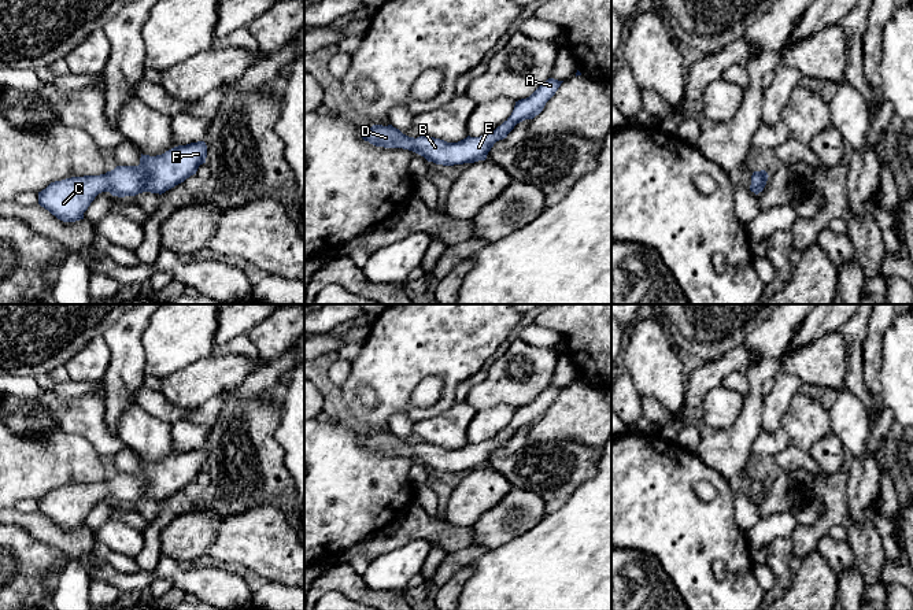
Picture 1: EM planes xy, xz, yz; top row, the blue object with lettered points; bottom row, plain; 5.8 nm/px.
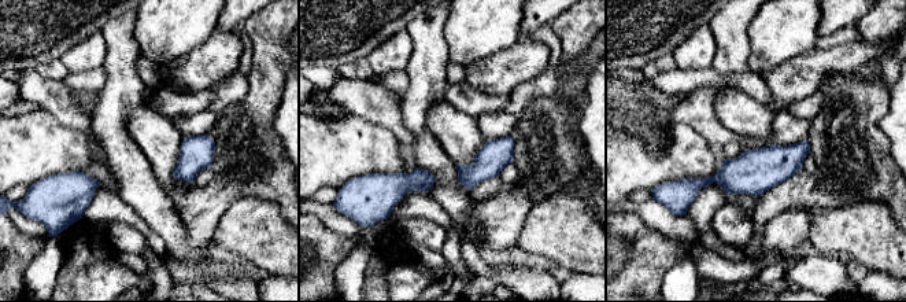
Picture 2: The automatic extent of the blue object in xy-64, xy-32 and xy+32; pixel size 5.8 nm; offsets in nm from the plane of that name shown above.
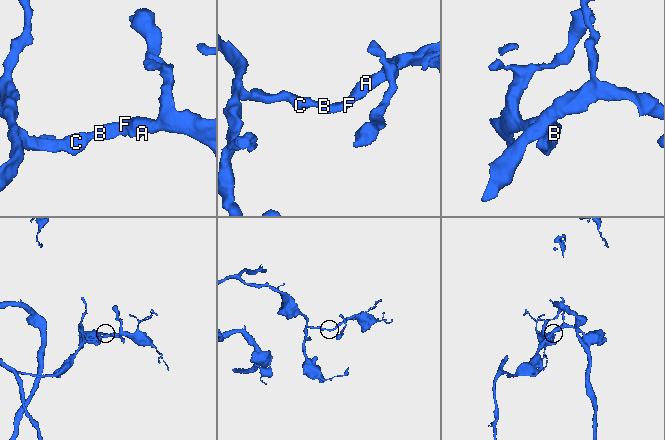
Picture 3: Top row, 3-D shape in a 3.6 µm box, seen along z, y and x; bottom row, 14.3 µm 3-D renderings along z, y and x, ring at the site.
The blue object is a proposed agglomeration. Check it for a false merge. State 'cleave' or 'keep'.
keep

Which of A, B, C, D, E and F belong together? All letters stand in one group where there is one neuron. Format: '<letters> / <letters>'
A B C D E F

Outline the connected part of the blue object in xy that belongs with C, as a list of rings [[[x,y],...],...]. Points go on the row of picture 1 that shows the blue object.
[[[204,141],[178,145],[156,156],[141,154],[138,166],[117,166],[106,174],[51,182],[38,192],[38,204],[63,222],[75,222],[84,219],[84,212],[101,192],[118,197],[143,192],[162,195],[196,174],[206,158]]]

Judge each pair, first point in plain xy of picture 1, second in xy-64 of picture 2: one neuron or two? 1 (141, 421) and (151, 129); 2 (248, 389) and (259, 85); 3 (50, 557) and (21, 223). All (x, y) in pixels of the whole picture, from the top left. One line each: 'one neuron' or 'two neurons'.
1: one neuron
2: two neurons
3: two neurons

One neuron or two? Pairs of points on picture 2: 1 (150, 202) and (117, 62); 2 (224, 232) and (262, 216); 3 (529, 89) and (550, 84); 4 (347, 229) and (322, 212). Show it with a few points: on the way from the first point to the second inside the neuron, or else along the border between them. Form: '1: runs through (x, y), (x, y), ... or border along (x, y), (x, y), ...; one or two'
1: runs through (128, 168), (117, 144), (117, 96); one
2: runs through (233, 232), (252, 225); one
3: runs through (535, 88), (544, 85); one
4: runs through (341, 224), (328, 214); one

